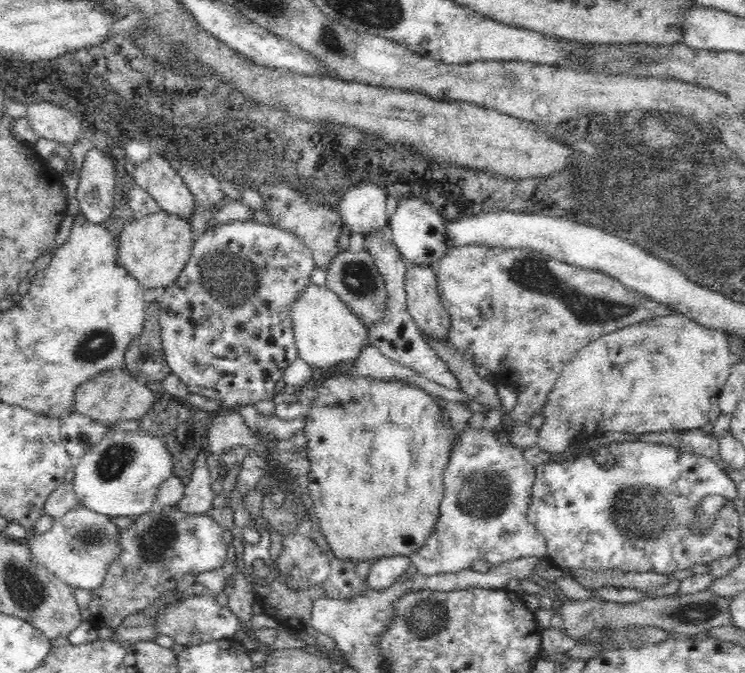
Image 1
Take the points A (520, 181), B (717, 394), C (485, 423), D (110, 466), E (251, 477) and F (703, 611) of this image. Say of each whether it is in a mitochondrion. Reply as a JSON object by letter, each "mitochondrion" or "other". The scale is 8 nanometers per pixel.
{"A":"other","B":"other","C":"other","D":"mitochondrion","E":"mitochondrion","F":"mitochondrion"}

